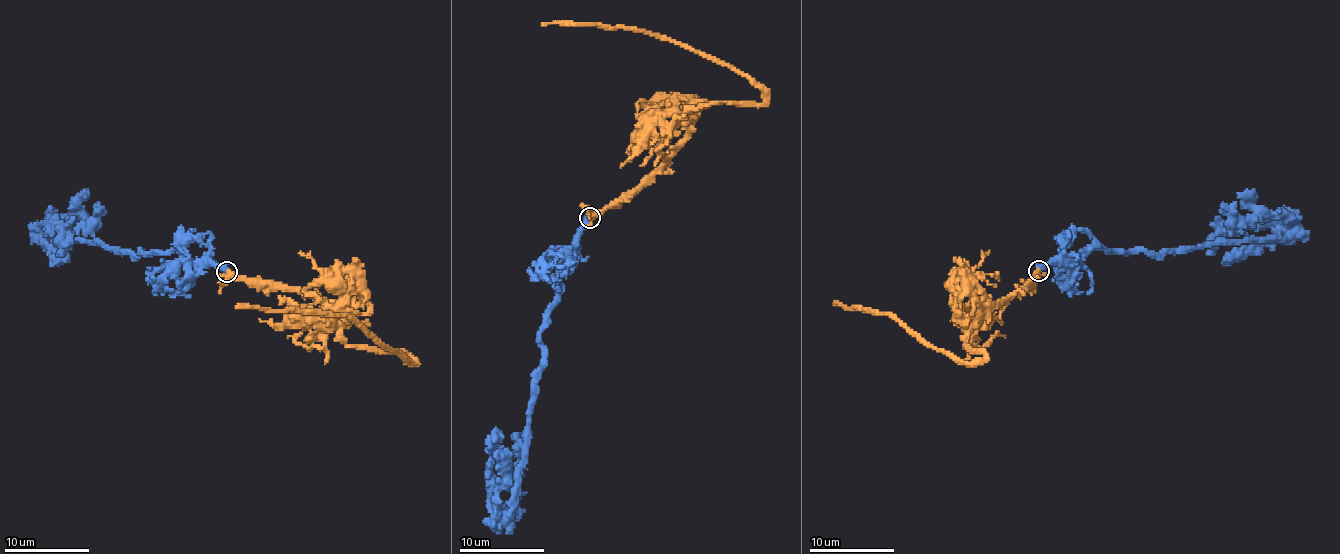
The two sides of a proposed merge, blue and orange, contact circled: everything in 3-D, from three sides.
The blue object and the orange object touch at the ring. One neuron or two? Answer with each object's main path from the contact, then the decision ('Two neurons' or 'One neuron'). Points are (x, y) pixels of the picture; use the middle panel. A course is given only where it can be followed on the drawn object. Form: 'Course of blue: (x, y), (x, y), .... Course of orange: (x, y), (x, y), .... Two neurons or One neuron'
Course of blue: (590, 218), (540, 333), (542, 369), (529, 414), (527, 463), (520, 490), (504, 510), (514, 499), (520, 433). Course of orange: (590, 218), (686, 138), (689, 112), (764, 95), (661, 36), (542, 25). One neuron

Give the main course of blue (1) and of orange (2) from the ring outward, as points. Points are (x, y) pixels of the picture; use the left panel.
1: (227, 272), (189, 263), (177, 250), (132, 254), (52, 233), (70, 216), (93, 219), (104, 206)
2: (227, 272), (328, 300), (341, 309), (348, 345), (407, 353), (414, 360), (408, 364), (347, 316), (236, 306)

